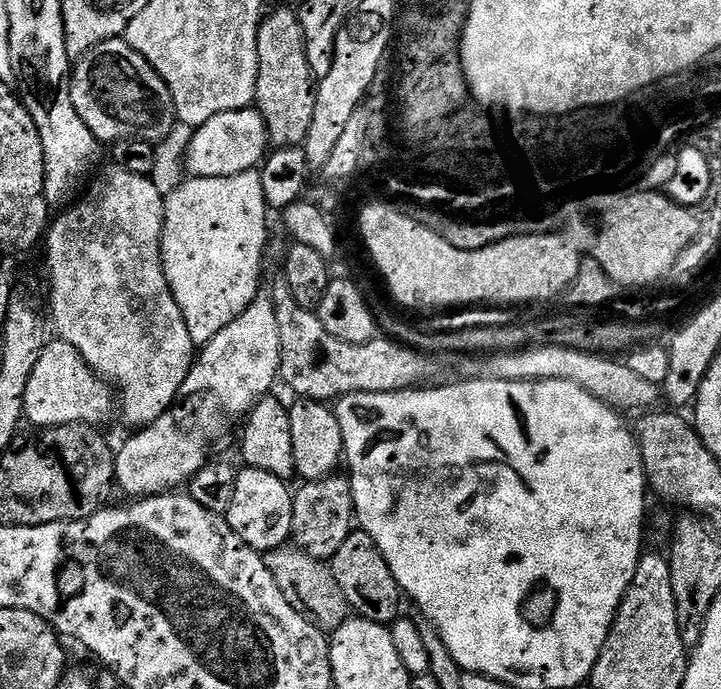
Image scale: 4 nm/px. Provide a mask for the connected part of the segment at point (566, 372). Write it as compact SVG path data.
M542 344L542 345L539 345L539 346L528 346L528 347L525 347L523 350L505 350L505 351L499 353L499 354L489 355L487 357L487 359L485 359L485 360L488 360L488 361L486 361L485 364L484 364L483 375L485 377L487 377L487 379L489 379L489 380L505 380L506 382L530 382L531 380L565 380L566 382L574 382L578 386L582 386L582 390L586 390L594 398L598 398L603 404L609 405L609 406L611 406L611 407L613 407L613 408L615 408L617 410L625 410L624 408L648 408L648 407L649 407L648 409L651 409L653 406L656 406L656 405L652 405L651 406L651 404L658 403L659 400L660 400L660 396L661 396L661 400L662 400L662 388L661 388L661 385L655 384L654 382L650 382L646 378L641 378L641 376L639 374L637 374L637 372L635 372L635 370L630 370L630 366L623 359L613 358L611 355L608 355L608 354L597 354L597 353L594 353L594 352L583 352L582 350L574 350L573 348L567 348L566 346L558 346L557 344Z

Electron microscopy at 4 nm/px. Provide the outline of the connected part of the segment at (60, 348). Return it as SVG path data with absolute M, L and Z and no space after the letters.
M59 338L45 343L42 354L26 386L23 419L37 429L57 428L59 424L101 426L114 416L114 389L70 346Z

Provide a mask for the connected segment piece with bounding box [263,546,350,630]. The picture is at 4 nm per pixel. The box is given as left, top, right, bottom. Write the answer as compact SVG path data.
M295 546L276 548L273 552L263 553L266 566L278 584L278 590L286 596L286 602L307 616L321 630L335 630L350 618L350 609L345 594L338 586L331 567L323 560L310 558Z

